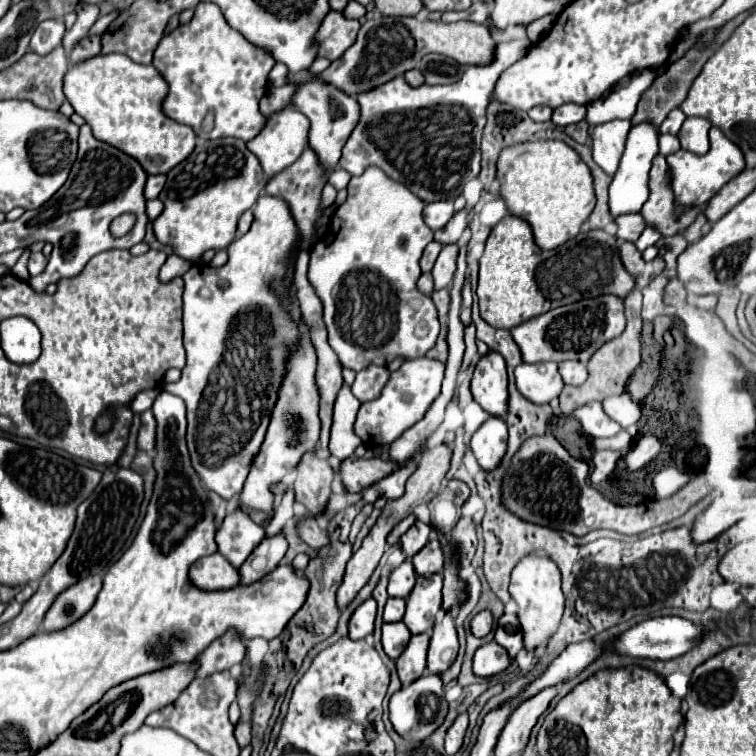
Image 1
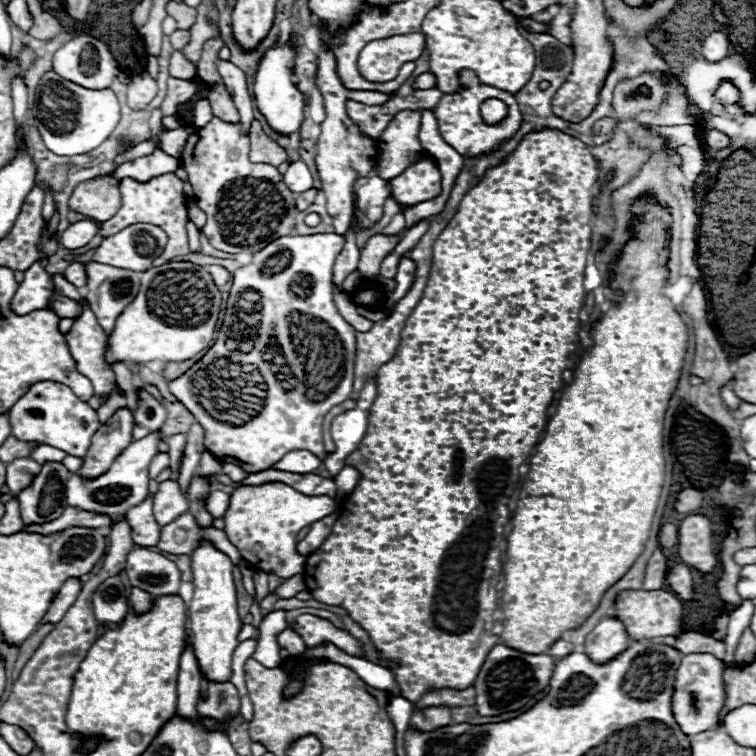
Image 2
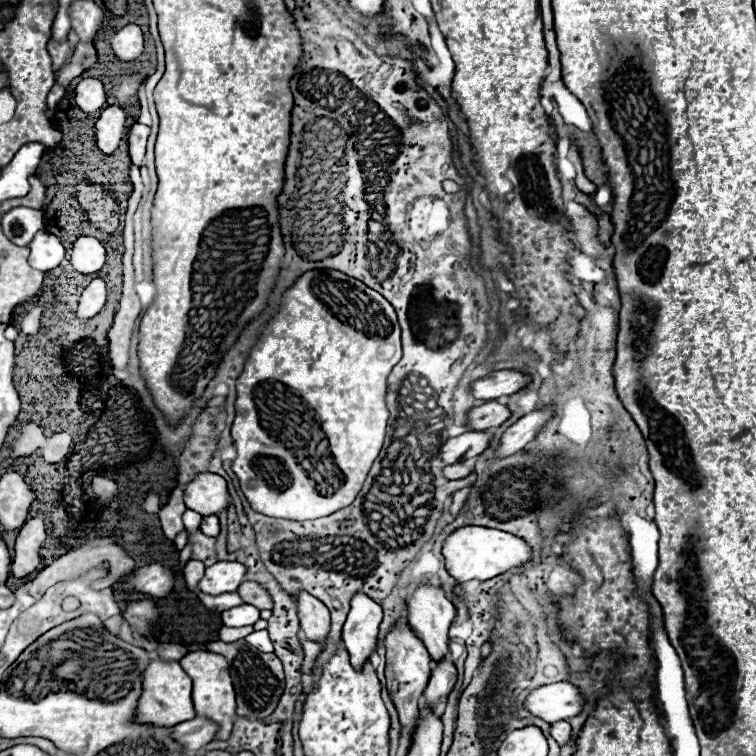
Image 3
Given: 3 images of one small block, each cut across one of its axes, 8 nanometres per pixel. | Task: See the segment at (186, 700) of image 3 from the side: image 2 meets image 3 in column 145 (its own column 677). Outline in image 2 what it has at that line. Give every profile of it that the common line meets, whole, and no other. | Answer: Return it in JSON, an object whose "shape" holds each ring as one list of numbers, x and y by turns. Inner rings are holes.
{"shape":[[686,654,682,658,682,664,676,670,672,712,674,712,678,726,688,736,720,726,720,710,724,706,722,674,724,674,724,664,712,654]]}

